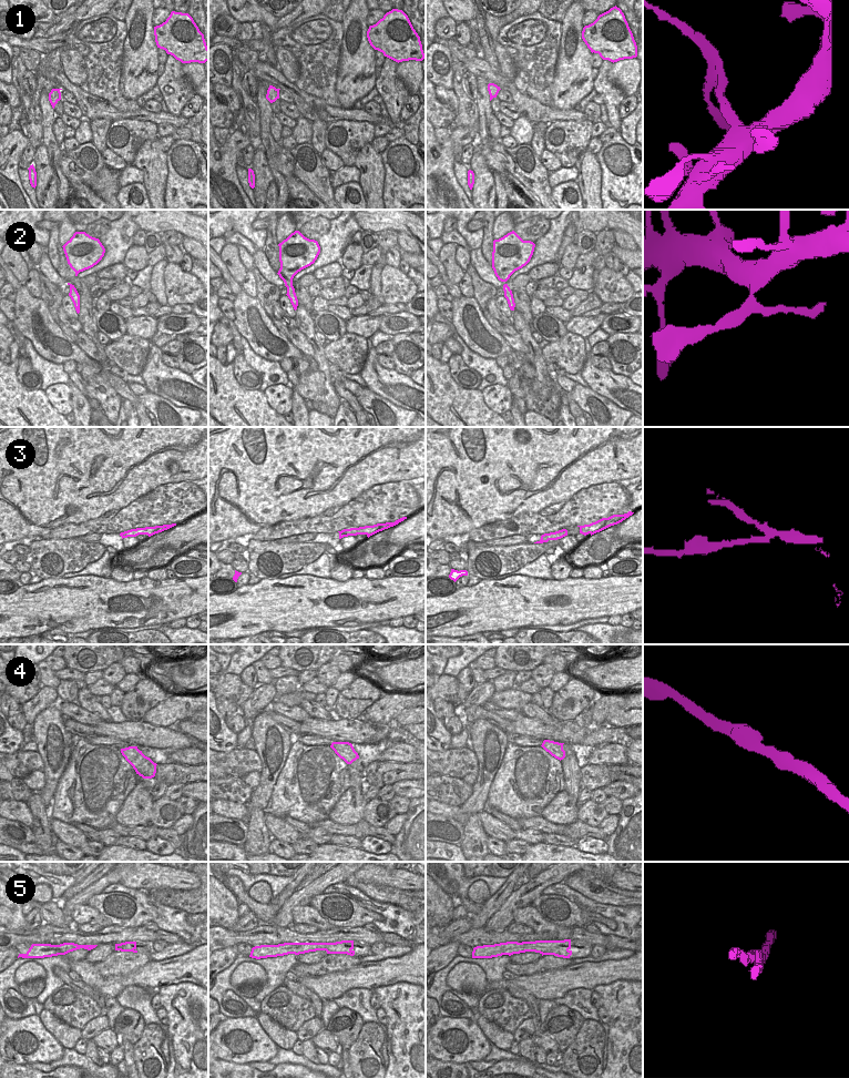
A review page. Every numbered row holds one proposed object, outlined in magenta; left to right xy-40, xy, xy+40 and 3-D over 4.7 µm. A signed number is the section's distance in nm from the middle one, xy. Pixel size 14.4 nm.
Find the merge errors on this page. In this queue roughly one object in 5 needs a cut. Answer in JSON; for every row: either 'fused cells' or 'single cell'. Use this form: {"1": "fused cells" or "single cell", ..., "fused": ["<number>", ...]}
{"1": "fused cells", "2": "single cell", "3": "fused cells", "4": "single cell", "5": "fused cells", "fused": ["1", "3", "5"]}

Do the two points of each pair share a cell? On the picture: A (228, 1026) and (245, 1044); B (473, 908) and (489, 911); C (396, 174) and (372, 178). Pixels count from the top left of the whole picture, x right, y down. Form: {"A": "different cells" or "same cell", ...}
{"A": "same cell", "B": "different cells", "C": "different cells"}

